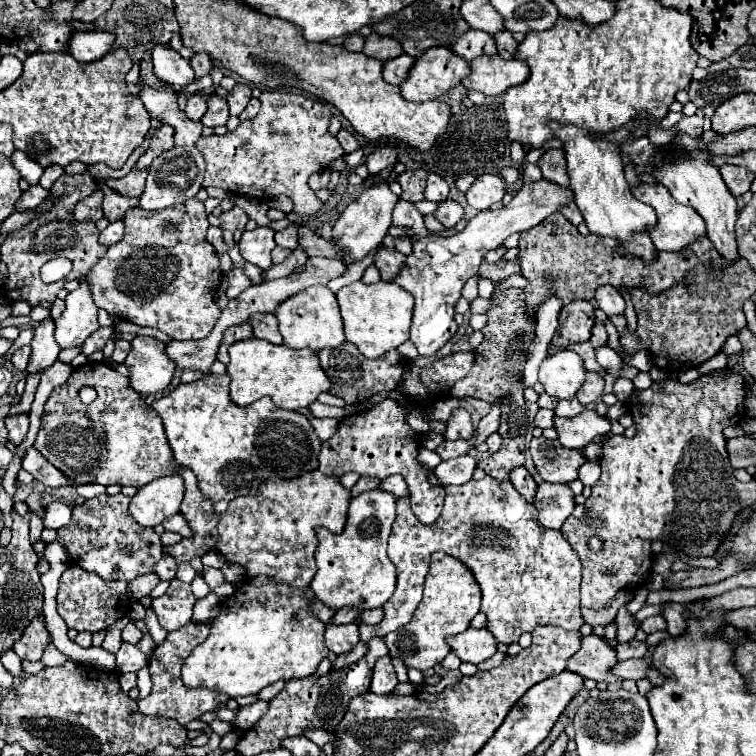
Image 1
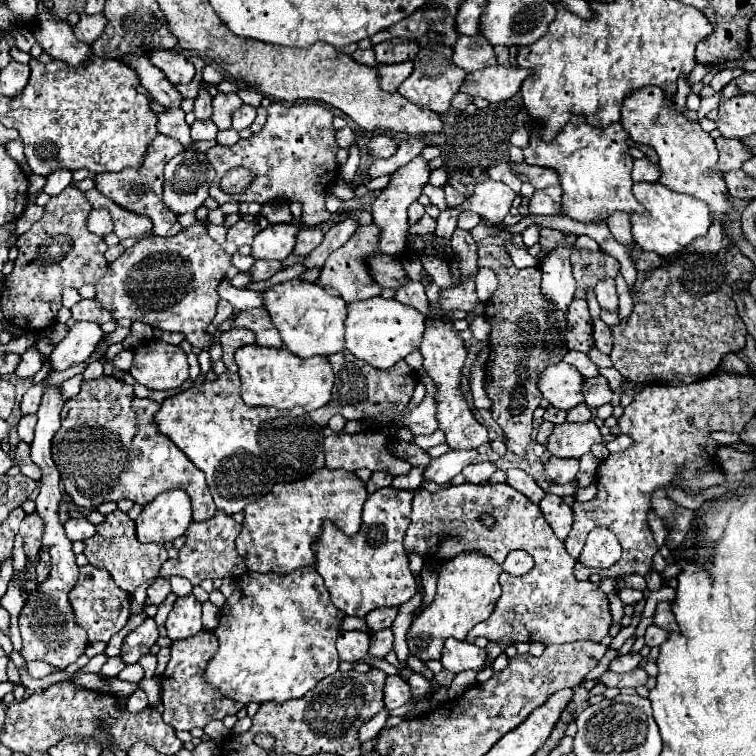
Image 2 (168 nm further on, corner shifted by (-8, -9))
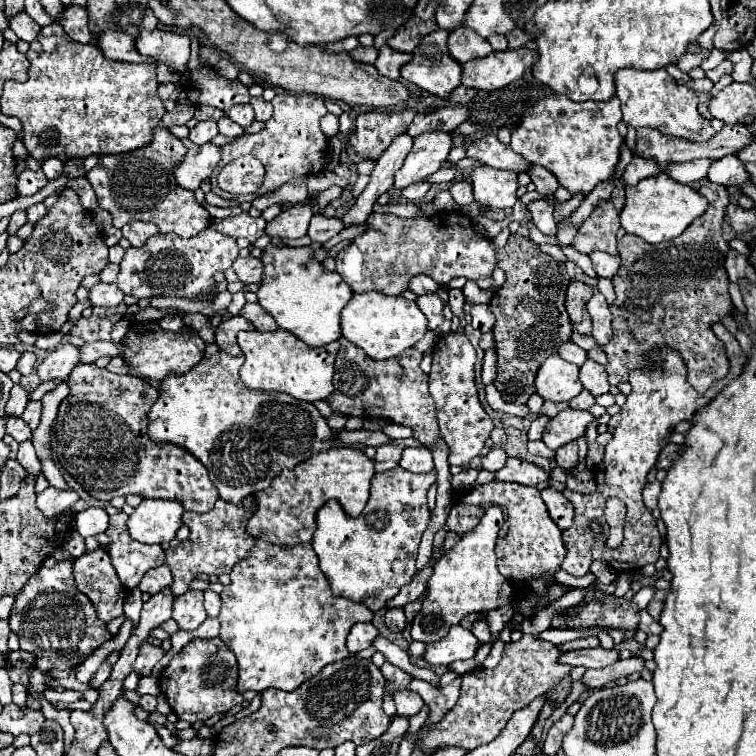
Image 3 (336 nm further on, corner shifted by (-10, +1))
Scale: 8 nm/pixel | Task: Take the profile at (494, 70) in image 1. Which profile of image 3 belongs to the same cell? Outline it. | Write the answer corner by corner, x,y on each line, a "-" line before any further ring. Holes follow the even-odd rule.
520,47
516,51
490,53
488,57
474,59
462,65
462,85
494,91
518,81
526,69
536,65
538,53
534,49

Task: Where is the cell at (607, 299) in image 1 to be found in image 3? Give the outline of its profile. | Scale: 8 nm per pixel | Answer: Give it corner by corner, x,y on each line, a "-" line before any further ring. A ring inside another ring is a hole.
594,251
594,253
590,253
590,259
592,259
592,265
594,265
598,277
614,279
618,265
620,265
620,257
614,257
614,255
608,255
602,251

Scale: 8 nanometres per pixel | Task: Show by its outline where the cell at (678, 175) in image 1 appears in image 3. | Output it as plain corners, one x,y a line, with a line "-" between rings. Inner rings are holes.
620,69
616,73
616,97
622,103
624,123
638,129
638,127
652,127
662,135
672,135
678,139
686,139
692,143
702,143
714,137
714,127
708,119
698,113
698,95
686,85
676,83
666,69
658,71
634,71
634,69

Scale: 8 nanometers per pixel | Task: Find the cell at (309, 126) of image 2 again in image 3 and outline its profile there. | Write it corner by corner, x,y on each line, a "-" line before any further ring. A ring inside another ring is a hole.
278,91
278,95
272,99
272,105
274,105
274,115
266,121
266,125
260,133
254,133
254,135
244,133
244,135
236,137
232,143
226,143
224,147
220,147
222,159
210,175
212,193
216,193
224,199
230,199
230,193
224,193
216,185
216,175
234,157
248,155
248,153
262,161
266,175
264,175
264,183
258,189
258,193
244,195
244,202
252,202
258,195
274,191
276,187
288,183
290,179
320,175
324,171
324,161
326,161
326,151
328,151
328,137
320,129
320,119
328,113
324,99
316,97
316,95
304,95
304,93
296,95
296,93

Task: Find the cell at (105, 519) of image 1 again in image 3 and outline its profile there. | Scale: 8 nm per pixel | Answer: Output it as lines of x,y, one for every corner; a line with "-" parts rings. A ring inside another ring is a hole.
124,511
110,517
110,527
106,529
110,539
108,555
122,585
134,589
148,569
164,563
164,549
162,545
146,545
132,539
126,531
126,519
128,515

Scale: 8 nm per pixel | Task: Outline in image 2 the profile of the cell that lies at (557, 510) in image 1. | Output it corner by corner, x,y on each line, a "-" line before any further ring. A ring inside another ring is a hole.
546,493
544,499
540,501
540,509
542,509
546,521
550,523
550,527
554,529
556,537
564,541
568,537
570,529
572,529
572,509
570,509
570,505
566,505
562,497

